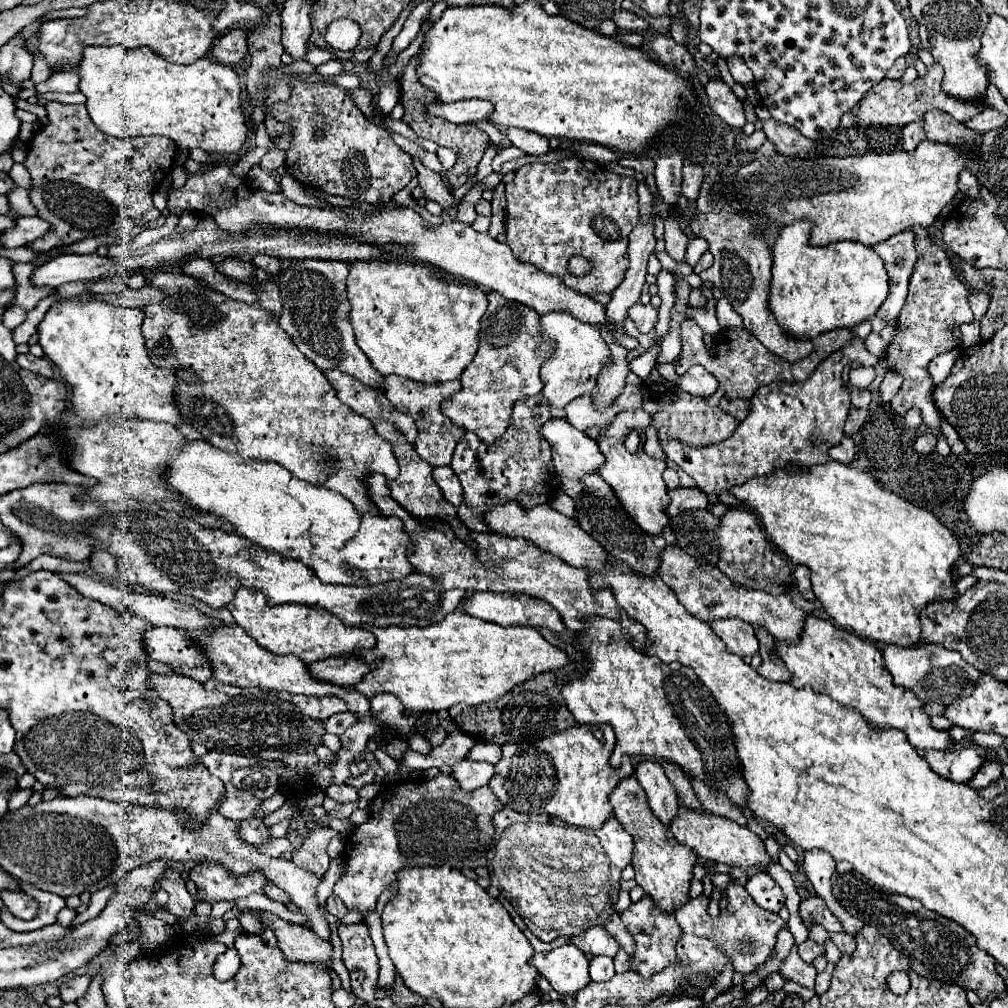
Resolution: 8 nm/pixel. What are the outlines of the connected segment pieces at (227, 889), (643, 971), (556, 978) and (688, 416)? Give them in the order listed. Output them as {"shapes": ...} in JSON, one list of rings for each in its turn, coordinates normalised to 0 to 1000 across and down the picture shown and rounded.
{"shapes":[[[[197,857],[188,865],[188,871],[195,879],[197,895],[219,895],[219,893],[235,893],[245,891],[247,887],[261,887],[261,879],[265,873],[259,865],[251,865],[251,869],[231,869],[231,865],[223,865],[223,861],[215,861],[215,857]]],[[[638,889],[632,897],[626,897],[614,909],[632,935],[630,948],[626,950],[628,964],[634,964],[638,970],[646,970],[650,964],[656,964],[660,958],[664,958],[670,952],[670,937],[676,929],[676,921],[668,907],[654,903],[644,889]]],[[[557,938],[543,946],[531,946],[527,956],[535,962],[539,970],[545,972],[547,980],[555,986],[568,988],[576,980],[580,980],[584,972],[584,952],[580,946],[568,938]]],[[[674,389],[674,395],[668,401],[658,403],[658,407],[648,413],[648,421],[652,423],[656,435],[672,435],[672,437],[688,440],[688,442],[701,442],[701,440],[723,435],[733,419],[725,411],[717,409],[715,405],[701,403],[695,393],[686,393],[682,389]]]]}

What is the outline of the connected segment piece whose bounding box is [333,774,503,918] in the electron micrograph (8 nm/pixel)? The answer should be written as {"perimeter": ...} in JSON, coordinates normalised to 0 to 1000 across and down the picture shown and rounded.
{"perimeter":[[[434,768],[424,774],[394,774],[368,794],[366,813],[352,819],[342,831],[342,863],[330,881],[346,903],[354,903],[360,911],[372,903],[374,891],[392,873],[398,861],[408,859],[447,859],[475,861],[483,857],[483,845],[489,839],[489,808],[499,798],[485,780],[469,786],[455,782],[449,770]]]}

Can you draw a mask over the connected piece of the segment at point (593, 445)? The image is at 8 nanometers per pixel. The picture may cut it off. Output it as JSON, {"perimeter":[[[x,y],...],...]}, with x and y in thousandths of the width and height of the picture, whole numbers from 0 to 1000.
{"perimeter":[[[547,415],[537,425],[537,431],[547,440],[551,468],[557,474],[576,476],[578,472],[592,468],[600,458],[600,452],[596,450],[592,438],[582,435],[580,429],[568,425],[561,417]]]}

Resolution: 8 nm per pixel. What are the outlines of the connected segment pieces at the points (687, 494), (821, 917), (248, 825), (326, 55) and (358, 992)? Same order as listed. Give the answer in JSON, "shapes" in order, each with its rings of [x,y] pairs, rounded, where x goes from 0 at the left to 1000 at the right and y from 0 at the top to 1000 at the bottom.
{"shapes":[[[[678,482],[668,484],[668,486],[664,486],[664,494],[666,494],[666,500],[662,504],[664,512],[672,512],[678,506],[701,504],[701,500],[703,500],[701,490],[695,488],[691,482],[689,484],[678,484]]],[[[809,889],[809,891],[799,891],[795,895],[795,911],[799,917],[803,917],[805,913],[809,913],[811,917],[814,917],[818,923],[822,925],[838,925],[834,915],[830,913],[830,909],[820,901],[820,897],[816,895],[816,891]]],[[[249,812],[249,813],[239,813],[235,827],[247,837],[261,837],[267,833],[265,823],[267,821],[257,812]]],[[[307,42],[305,54],[302,60],[310,63],[313,66],[323,63],[328,59],[333,59],[333,56],[325,50],[314,48],[311,43]]],[[[336,917],[336,929],[340,935],[340,954],[348,966],[348,982],[362,996],[372,994],[372,982],[376,978],[376,952],[362,917]]]]}

